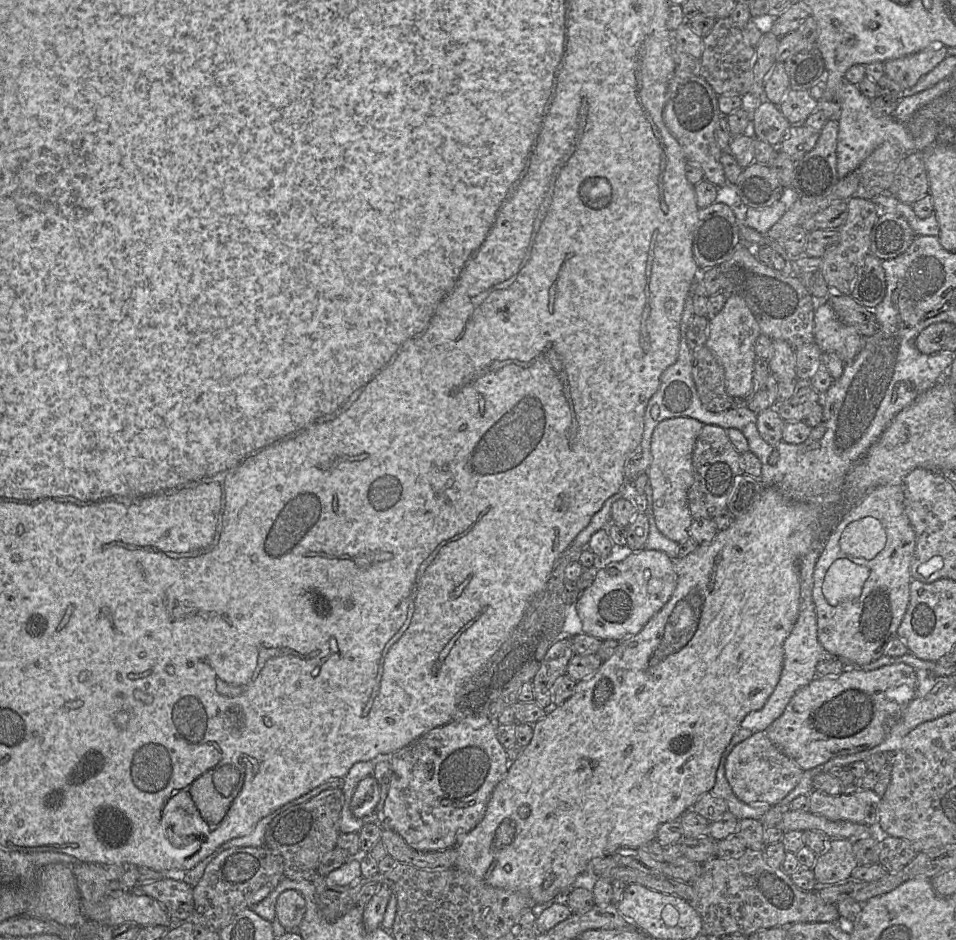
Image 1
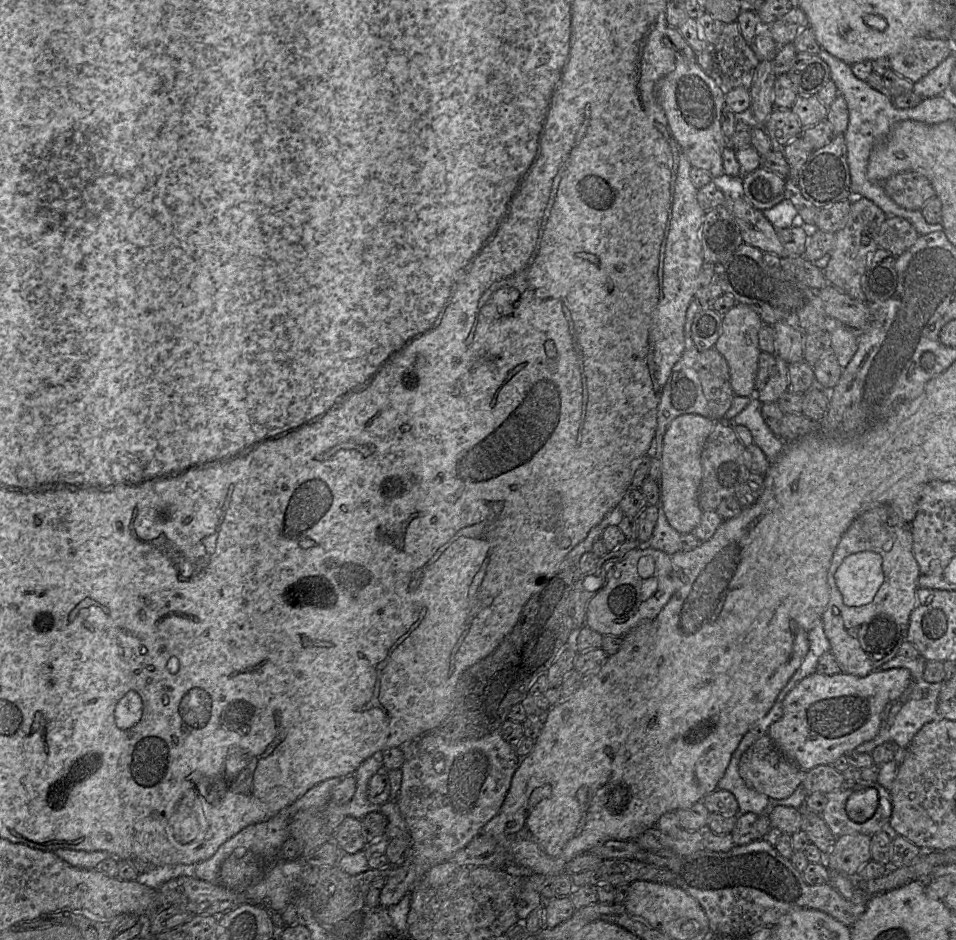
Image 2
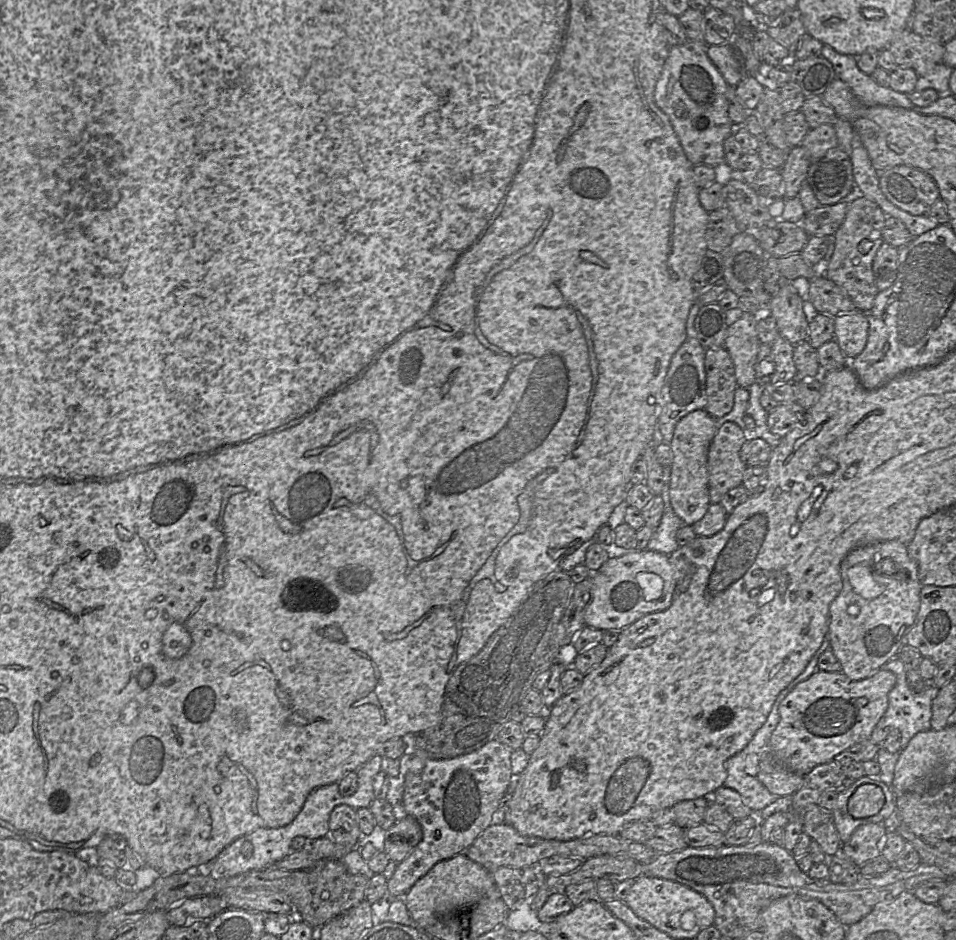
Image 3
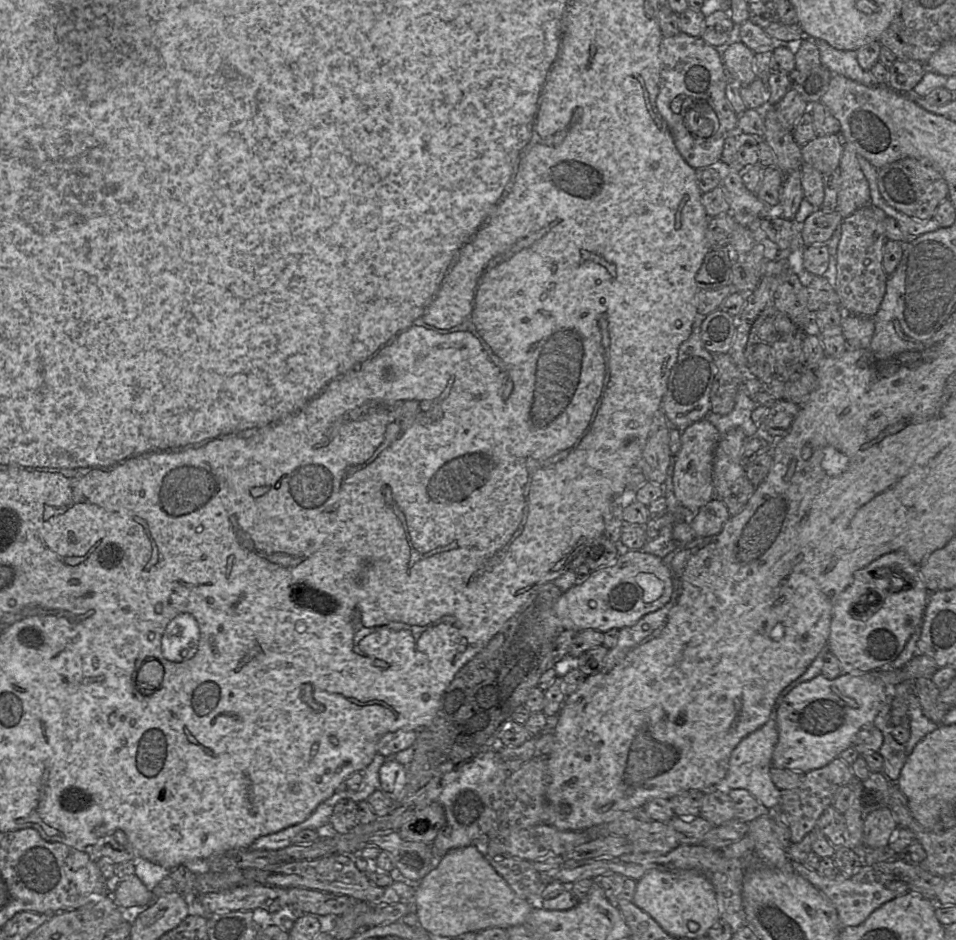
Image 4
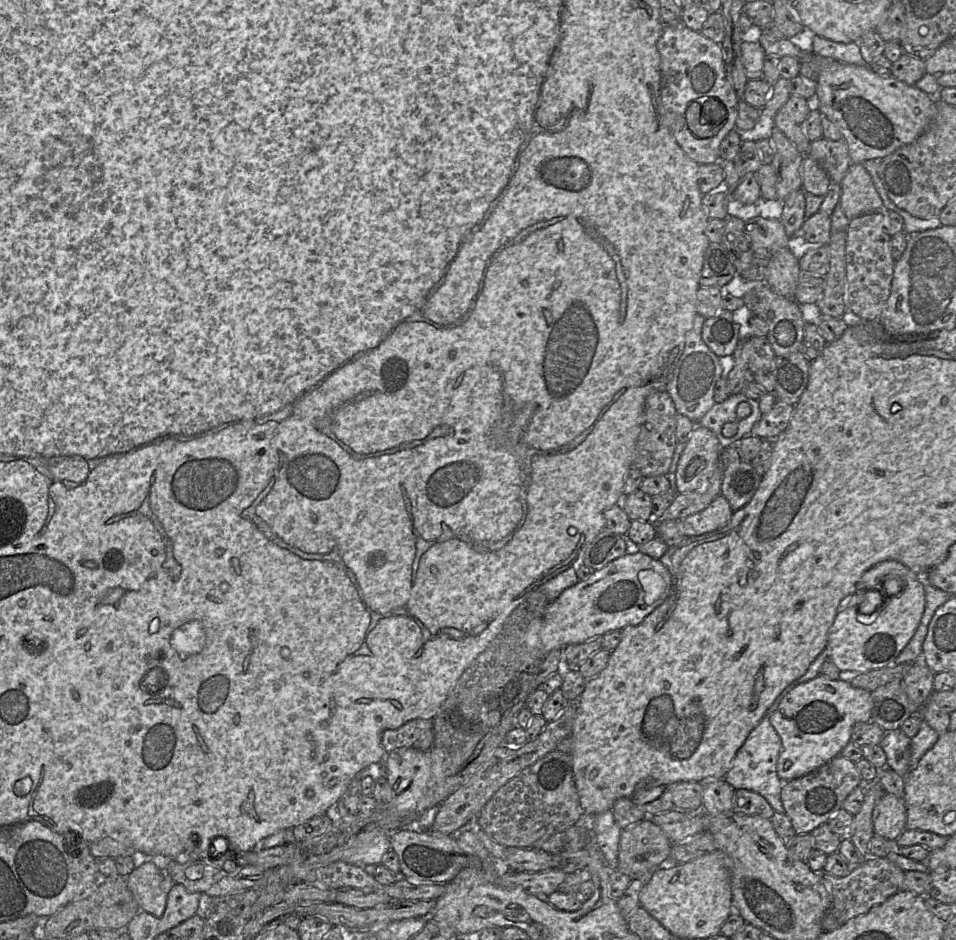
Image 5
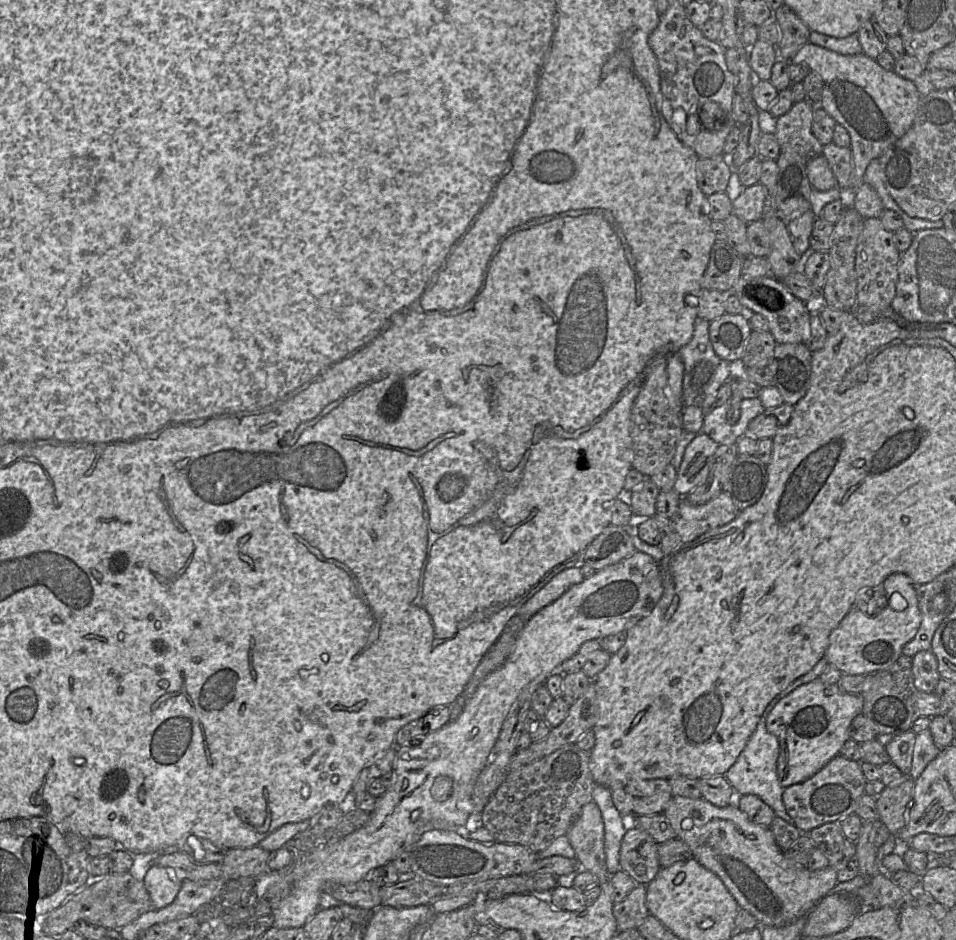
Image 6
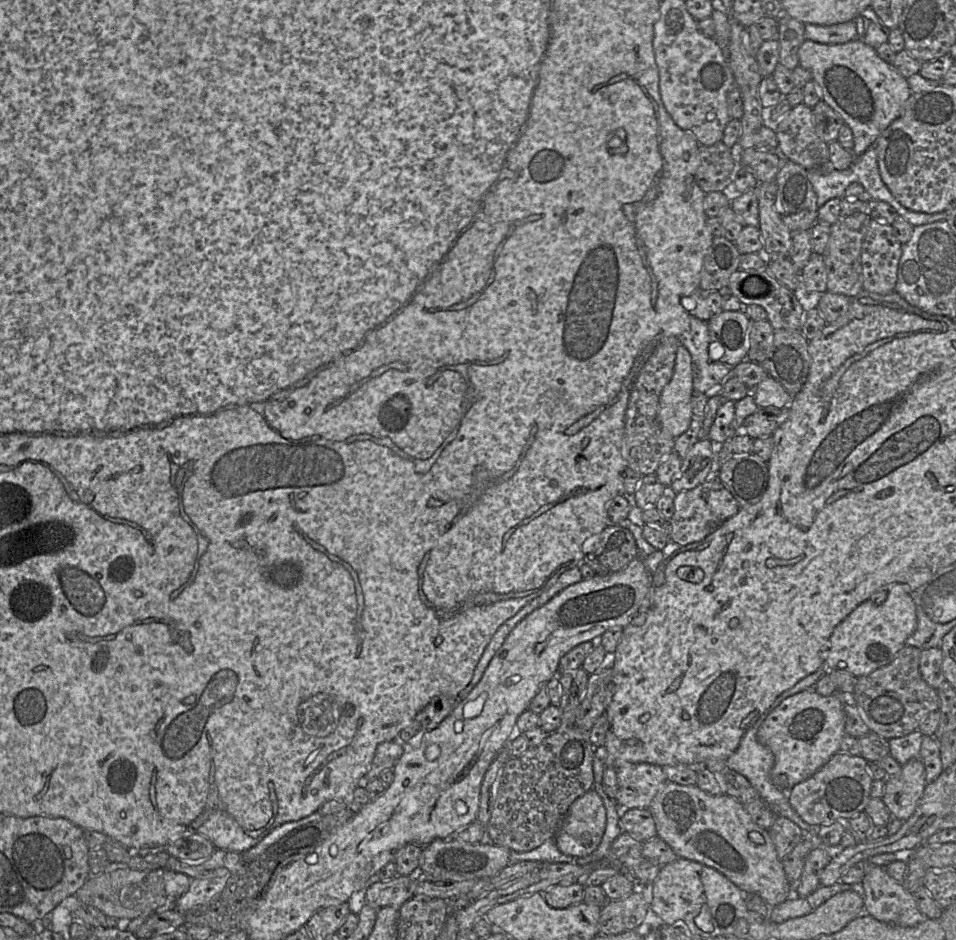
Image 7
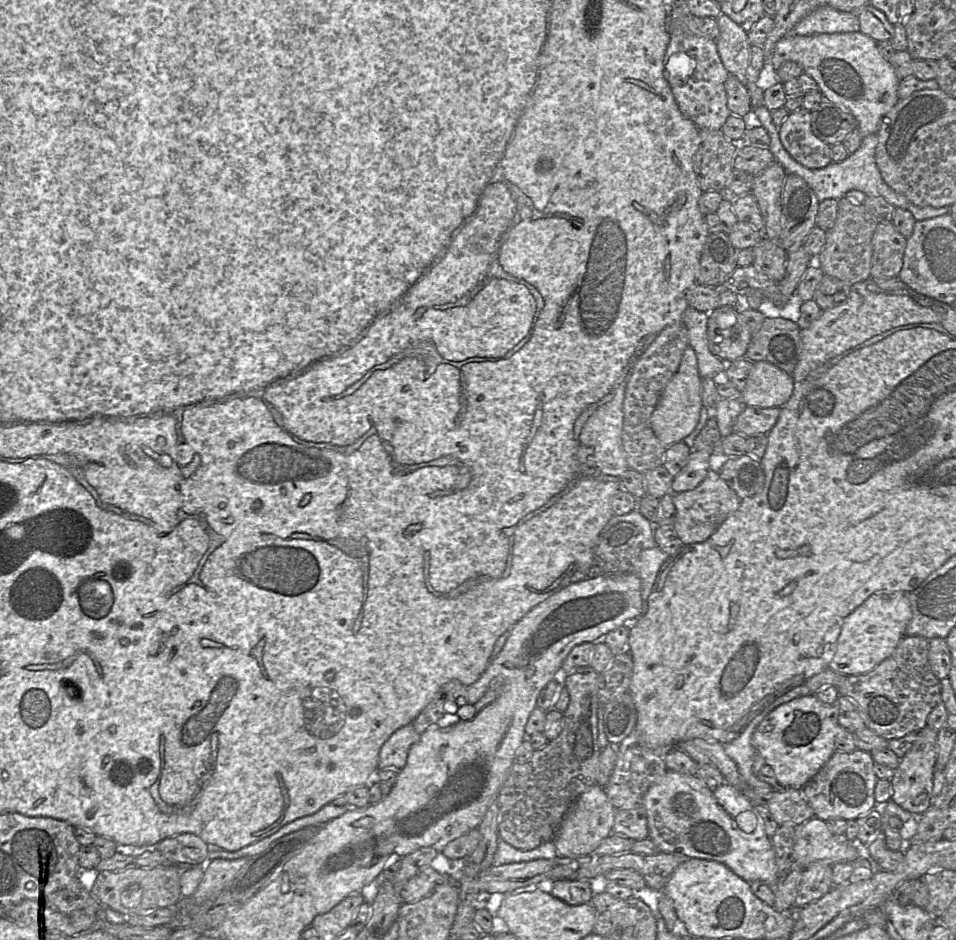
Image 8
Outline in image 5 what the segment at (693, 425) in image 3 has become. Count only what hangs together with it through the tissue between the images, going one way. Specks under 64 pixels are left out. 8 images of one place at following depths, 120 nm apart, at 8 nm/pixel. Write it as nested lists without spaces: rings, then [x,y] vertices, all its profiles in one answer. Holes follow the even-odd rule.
[[[700,425],[691,431],[676,469],[676,493],[705,492],[720,465],[722,448],[716,435]]]

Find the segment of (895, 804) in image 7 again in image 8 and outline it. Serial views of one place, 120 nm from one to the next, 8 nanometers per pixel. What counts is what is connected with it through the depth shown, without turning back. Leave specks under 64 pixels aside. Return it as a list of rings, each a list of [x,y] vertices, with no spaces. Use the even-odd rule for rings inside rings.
[[[928,726],[919,731],[912,748],[900,760],[899,766],[890,780],[893,787],[891,800],[912,814],[921,815],[932,806],[937,736],[938,731]]]

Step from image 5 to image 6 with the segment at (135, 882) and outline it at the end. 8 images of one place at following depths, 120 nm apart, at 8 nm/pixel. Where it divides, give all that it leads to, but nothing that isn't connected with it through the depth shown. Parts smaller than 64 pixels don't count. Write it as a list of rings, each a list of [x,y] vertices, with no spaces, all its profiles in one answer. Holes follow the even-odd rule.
[[[153,865],[144,878],[144,885],[150,895],[153,908],[160,909],[171,904],[177,897],[182,881],[179,880],[172,868]]]

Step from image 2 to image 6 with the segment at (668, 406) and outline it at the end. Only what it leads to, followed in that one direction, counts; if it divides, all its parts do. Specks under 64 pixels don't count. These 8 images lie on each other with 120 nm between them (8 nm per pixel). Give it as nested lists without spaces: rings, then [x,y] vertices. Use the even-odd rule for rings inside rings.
[[[697,316],[694,322],[694,332],[691,340],[679,351],[684,364],[682,399],[684,406],[698,406],[708,410],[713,406],[719,388],[735,375],[732,362],[721,359],[714,351],[709,338],[710,321]]]

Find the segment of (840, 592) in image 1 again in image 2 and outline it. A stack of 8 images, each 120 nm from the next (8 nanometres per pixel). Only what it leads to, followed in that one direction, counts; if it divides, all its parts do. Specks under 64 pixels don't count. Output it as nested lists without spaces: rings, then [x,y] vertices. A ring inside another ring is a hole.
[[[872,551],[851,554],[841,562],[834,579],[845,605],[868,604],[884,581],[882,557]]]

